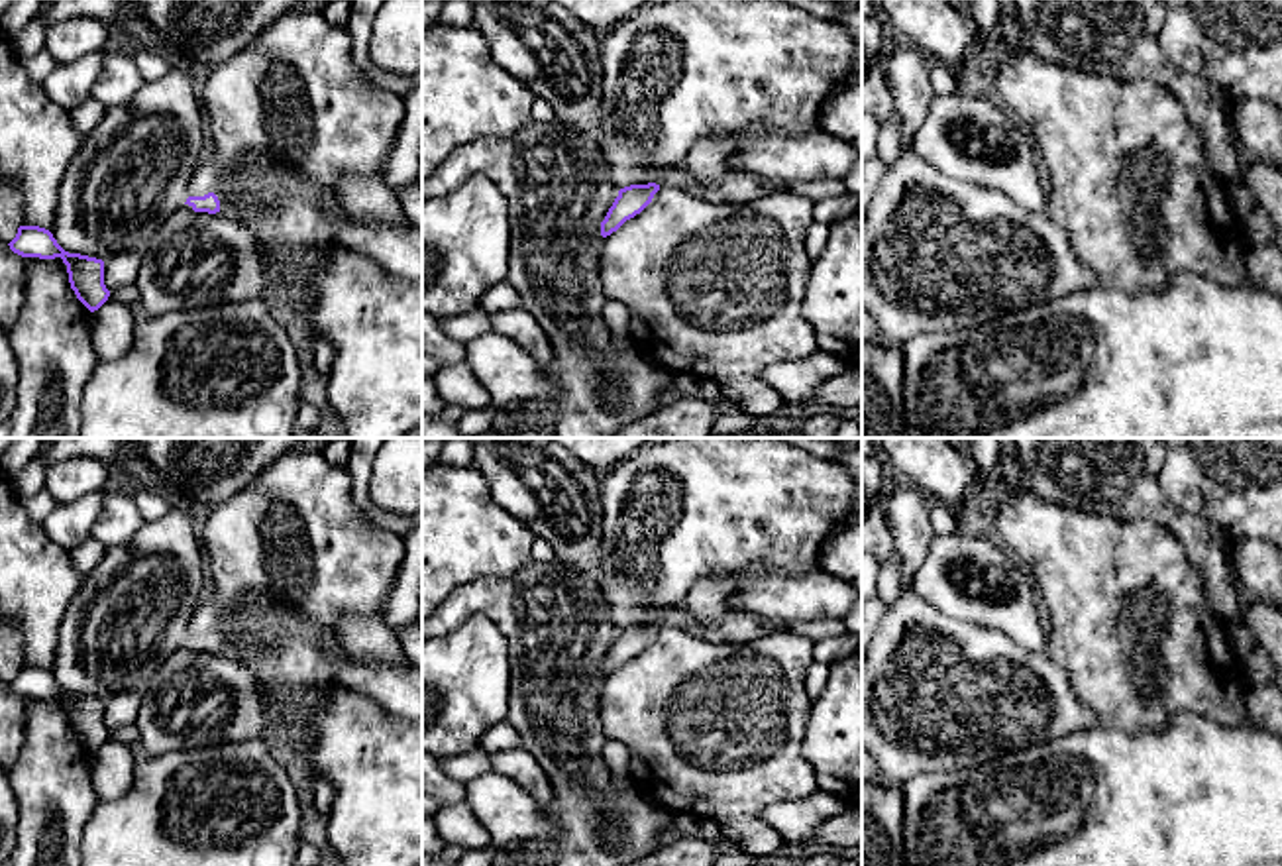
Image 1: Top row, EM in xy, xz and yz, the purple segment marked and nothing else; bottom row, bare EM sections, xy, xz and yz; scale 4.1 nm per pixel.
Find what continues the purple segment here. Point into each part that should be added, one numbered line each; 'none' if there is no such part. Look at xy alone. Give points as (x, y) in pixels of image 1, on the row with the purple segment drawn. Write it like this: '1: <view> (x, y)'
1: xy (248, 179)

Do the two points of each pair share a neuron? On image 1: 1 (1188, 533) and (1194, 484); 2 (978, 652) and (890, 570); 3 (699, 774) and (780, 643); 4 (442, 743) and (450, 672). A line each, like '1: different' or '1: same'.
1: different
2: different
3: same
4: same

